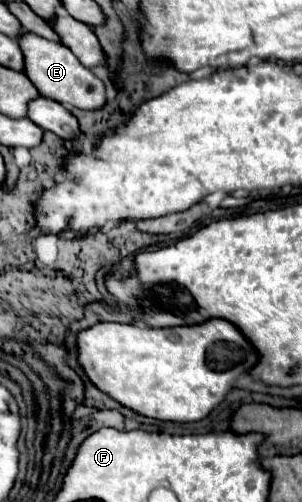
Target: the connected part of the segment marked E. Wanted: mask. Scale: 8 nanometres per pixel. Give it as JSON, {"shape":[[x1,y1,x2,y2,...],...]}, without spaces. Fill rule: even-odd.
{"shape":[[24,31,24,37,18,41,20,49,24,49,24,75,40,89,42,97,54,99,58,103,68,103,78,109,100,109,106,101,106,91,104,83,90,71,86,69,72,51,68,51,62,43,58,41,48,41,44,37,36,37,32,33]]}

